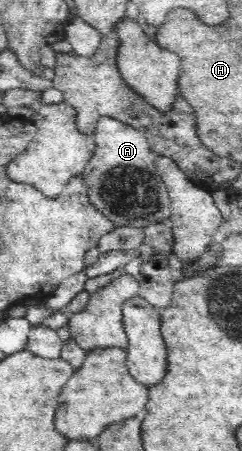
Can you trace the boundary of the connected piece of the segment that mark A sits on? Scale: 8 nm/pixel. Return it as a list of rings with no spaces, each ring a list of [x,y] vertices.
[[[103,116],[92,136],[96,141],[95,153],[91,156],[81,178],[87,186],[89,200],[97,211],[108,217],[116,227],[144,228],[157,222],[168,222],[172,214],[170,198],[161,174],[156,169],[154,160],[157,155],[151,150],[146,133],[112,117]]]

